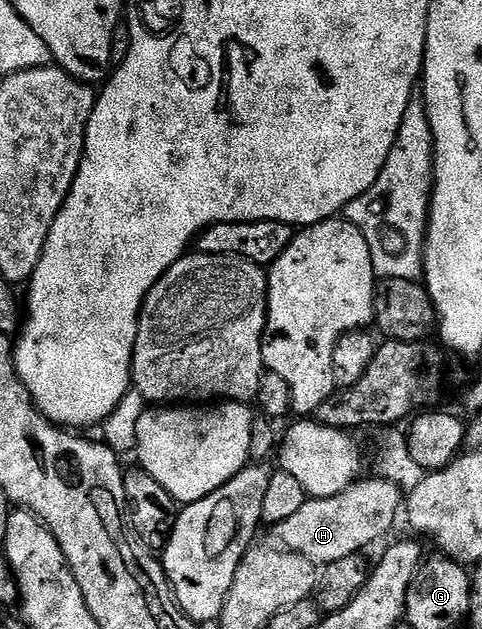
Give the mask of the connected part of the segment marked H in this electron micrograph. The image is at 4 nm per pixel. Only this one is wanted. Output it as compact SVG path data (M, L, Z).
M381 478L366 479L355 480L354 483L348 485L344 491L335 496L320 498L319 500L307 499L306 504L300 506L300 510L296 510L296 514L292 514L292 518L288 518L288 522L273 525L272 532L274 532L275 538L279 540L275 541L285 551L300 554L312 561L315 566L336 562L340 558L359 555L363 550L366 550L362 548L376 543L393 526L394 519L398 516L398 507L401 509L404 504L404 493L399 485Z

